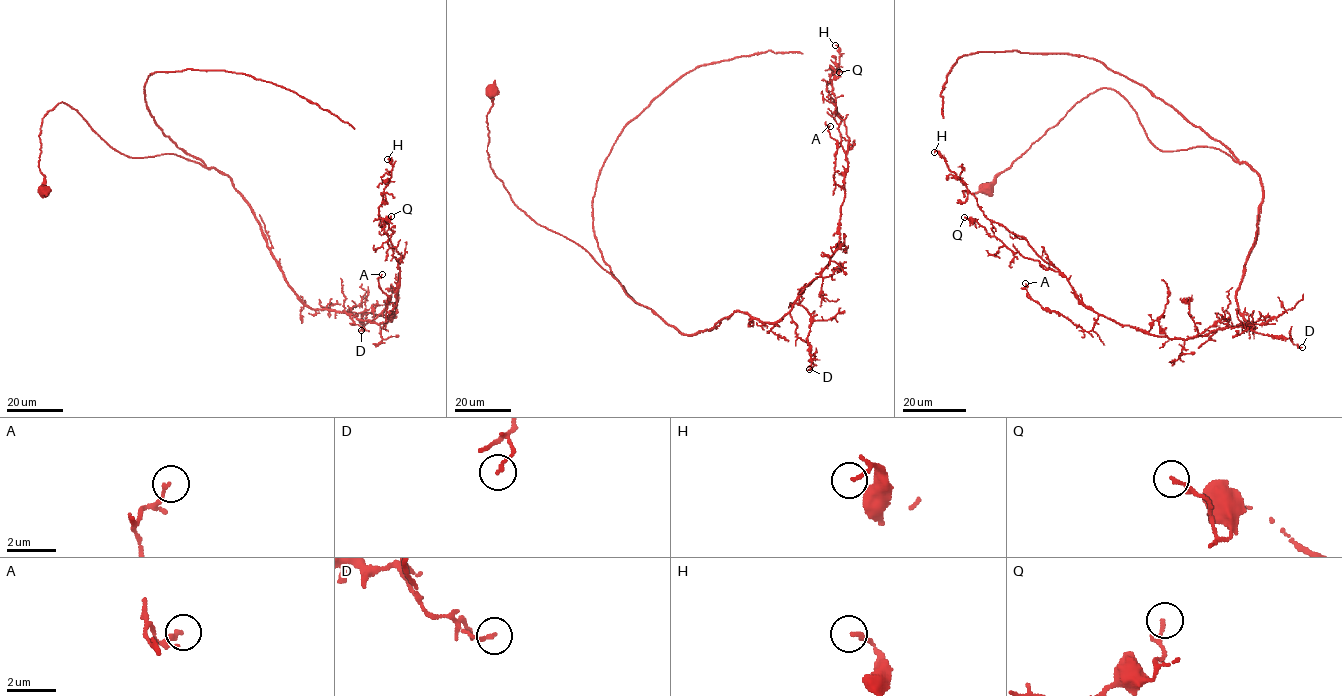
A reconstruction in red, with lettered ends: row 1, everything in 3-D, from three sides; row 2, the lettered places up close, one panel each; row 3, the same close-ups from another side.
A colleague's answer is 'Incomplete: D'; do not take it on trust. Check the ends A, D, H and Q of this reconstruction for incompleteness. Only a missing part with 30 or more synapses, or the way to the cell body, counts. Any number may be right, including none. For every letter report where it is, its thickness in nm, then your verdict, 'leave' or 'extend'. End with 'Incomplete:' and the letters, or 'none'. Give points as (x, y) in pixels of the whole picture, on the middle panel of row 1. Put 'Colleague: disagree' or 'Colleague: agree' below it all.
A: at (830, 126); 140 nm thick; leave
D: at (809, 369); 140 nm thick; leave
H: at (835, 45); 100 nm thick; leave
Q: at (839, 72); 130 nm thick; leave
Incomplete: none
Colleague: disagree

